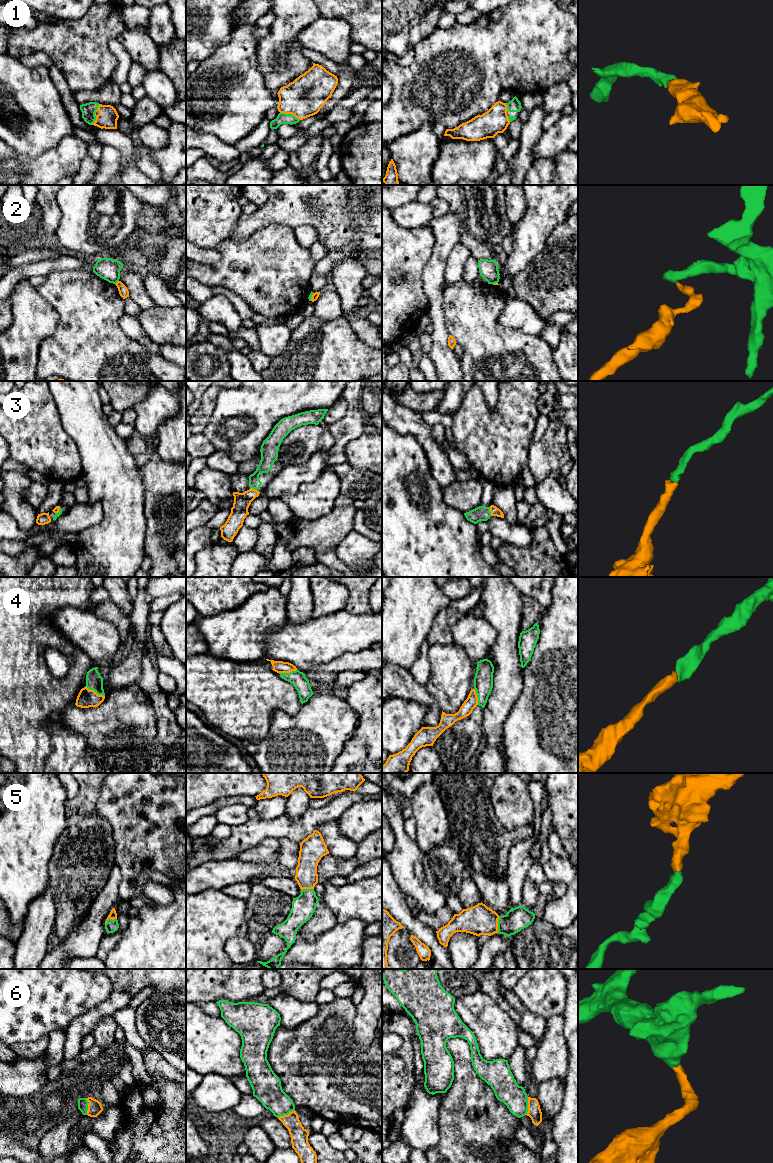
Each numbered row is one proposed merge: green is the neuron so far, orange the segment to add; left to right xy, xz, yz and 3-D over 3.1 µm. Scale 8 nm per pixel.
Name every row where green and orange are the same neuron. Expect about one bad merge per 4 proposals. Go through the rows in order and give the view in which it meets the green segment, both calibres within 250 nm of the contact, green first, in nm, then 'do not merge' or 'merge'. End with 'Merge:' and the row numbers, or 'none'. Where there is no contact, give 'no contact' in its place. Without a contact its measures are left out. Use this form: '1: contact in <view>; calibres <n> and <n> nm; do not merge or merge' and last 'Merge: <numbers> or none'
1: contact in xy; calibres 120 and 160 nm; merge
2: contact in xy; calibres 180 and 80 nm; do not merge
3: contact in yz; calibres 120 and 70 nm; merge
4: contact in xy; calibres 140 and 150 nm; merge
5: contact in yz; calibres 190 and 240 nm; merge
6: contact in yz; calibres 200 and 110 nm; merge
Merge: 1, 3, 4, 5, 6

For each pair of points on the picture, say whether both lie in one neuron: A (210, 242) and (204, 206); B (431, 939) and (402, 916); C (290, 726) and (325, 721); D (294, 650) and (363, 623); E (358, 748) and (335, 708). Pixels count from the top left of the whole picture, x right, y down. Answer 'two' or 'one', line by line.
A: one
B: one
C: one
D: one
E: two

